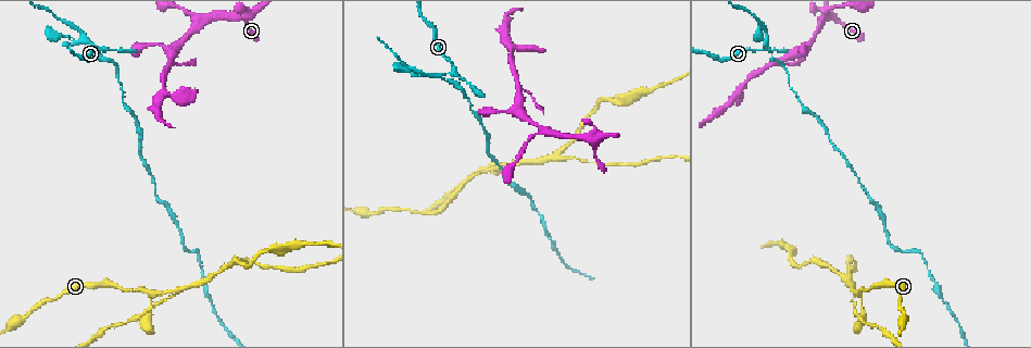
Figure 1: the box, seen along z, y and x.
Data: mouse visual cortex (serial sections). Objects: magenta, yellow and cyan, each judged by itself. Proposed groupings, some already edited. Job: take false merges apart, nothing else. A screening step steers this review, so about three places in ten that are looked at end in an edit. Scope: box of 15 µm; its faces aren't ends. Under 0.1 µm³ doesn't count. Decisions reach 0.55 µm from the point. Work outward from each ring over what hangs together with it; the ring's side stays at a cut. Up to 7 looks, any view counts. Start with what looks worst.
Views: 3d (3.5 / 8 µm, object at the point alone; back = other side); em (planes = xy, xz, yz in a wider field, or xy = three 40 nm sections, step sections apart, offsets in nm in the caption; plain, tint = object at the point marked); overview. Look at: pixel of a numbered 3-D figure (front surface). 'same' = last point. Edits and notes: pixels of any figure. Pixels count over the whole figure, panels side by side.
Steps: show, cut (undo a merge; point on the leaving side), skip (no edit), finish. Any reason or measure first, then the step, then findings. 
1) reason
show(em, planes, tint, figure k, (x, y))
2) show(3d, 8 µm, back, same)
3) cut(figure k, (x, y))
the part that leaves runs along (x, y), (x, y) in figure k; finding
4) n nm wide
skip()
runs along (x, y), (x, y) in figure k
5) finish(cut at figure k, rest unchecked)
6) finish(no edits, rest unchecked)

abrupt turn
show(3d, 8 µm, figure 1, (768, 44))

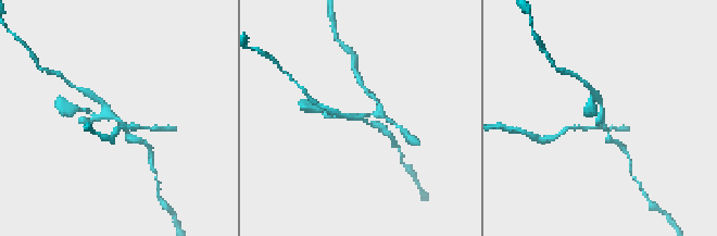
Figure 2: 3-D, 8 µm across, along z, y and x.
zoom in
show(3d, 3.5 µm, figure 2, (119, 121))

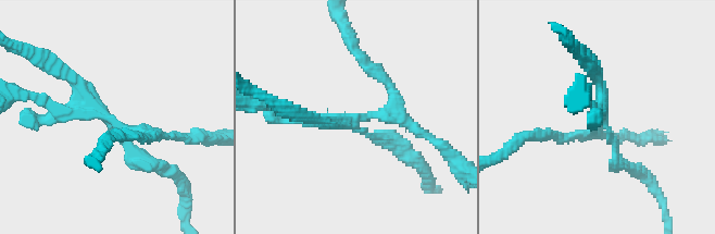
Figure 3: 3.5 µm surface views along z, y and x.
show(em, xy, step 2, tint, figure 3, (115, 120))

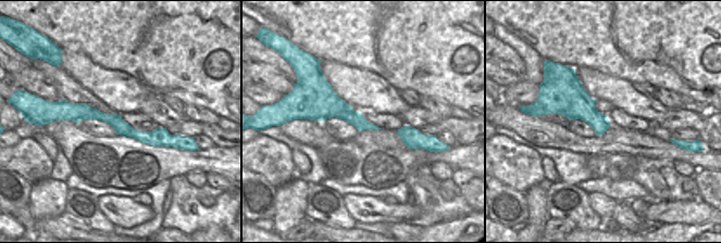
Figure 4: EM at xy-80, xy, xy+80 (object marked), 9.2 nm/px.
160 nm wide
cut(figure 3, (150, 163))
the part that leaves runs along (376, 114), (360, 116), (356, 128), (406, 154) in figure 3; a second cell is stuck on

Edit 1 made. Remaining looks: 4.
show(overview)

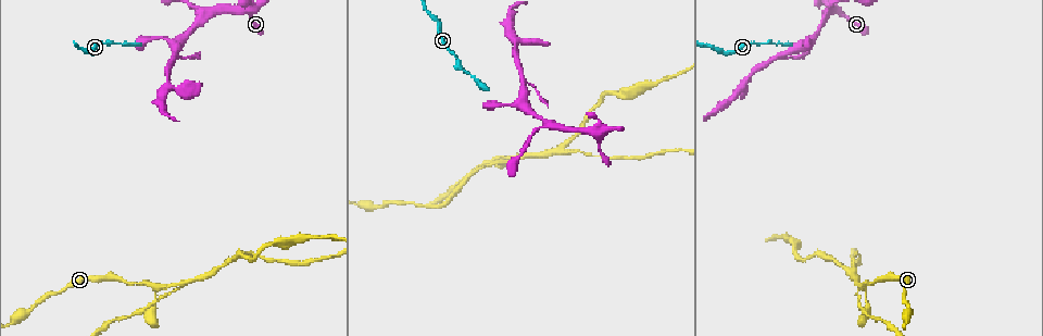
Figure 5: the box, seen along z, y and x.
narrows sharply
show(3d, 8 µm, back, figure 5, (152, 286))

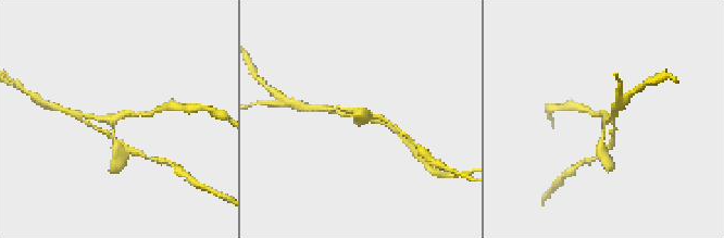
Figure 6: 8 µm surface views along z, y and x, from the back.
show(3d, 3.5 µm, figure 6, (605, 117))

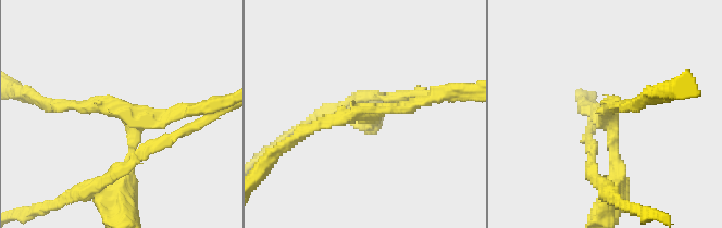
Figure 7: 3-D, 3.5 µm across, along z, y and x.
3 arms; arms of 150, 150, 150 nm; need the tissue
show(em, xy, step 5, tint, figure 7, (122, 108))

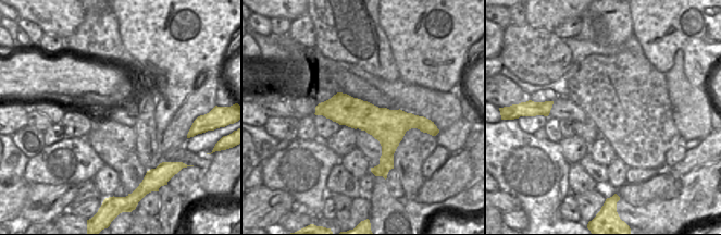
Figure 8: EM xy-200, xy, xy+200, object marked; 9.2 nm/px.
skip()
runs along (318, 109), (420, 122) in figure 8; all the same cell

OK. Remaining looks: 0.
finish(cut at figure 3, rest unchecked)

